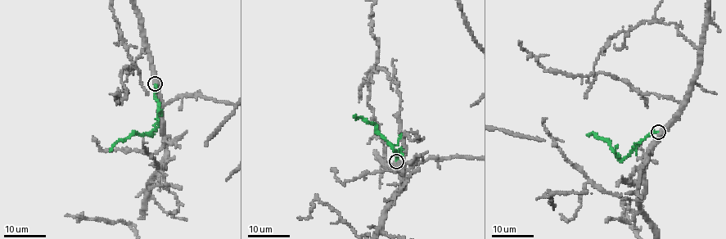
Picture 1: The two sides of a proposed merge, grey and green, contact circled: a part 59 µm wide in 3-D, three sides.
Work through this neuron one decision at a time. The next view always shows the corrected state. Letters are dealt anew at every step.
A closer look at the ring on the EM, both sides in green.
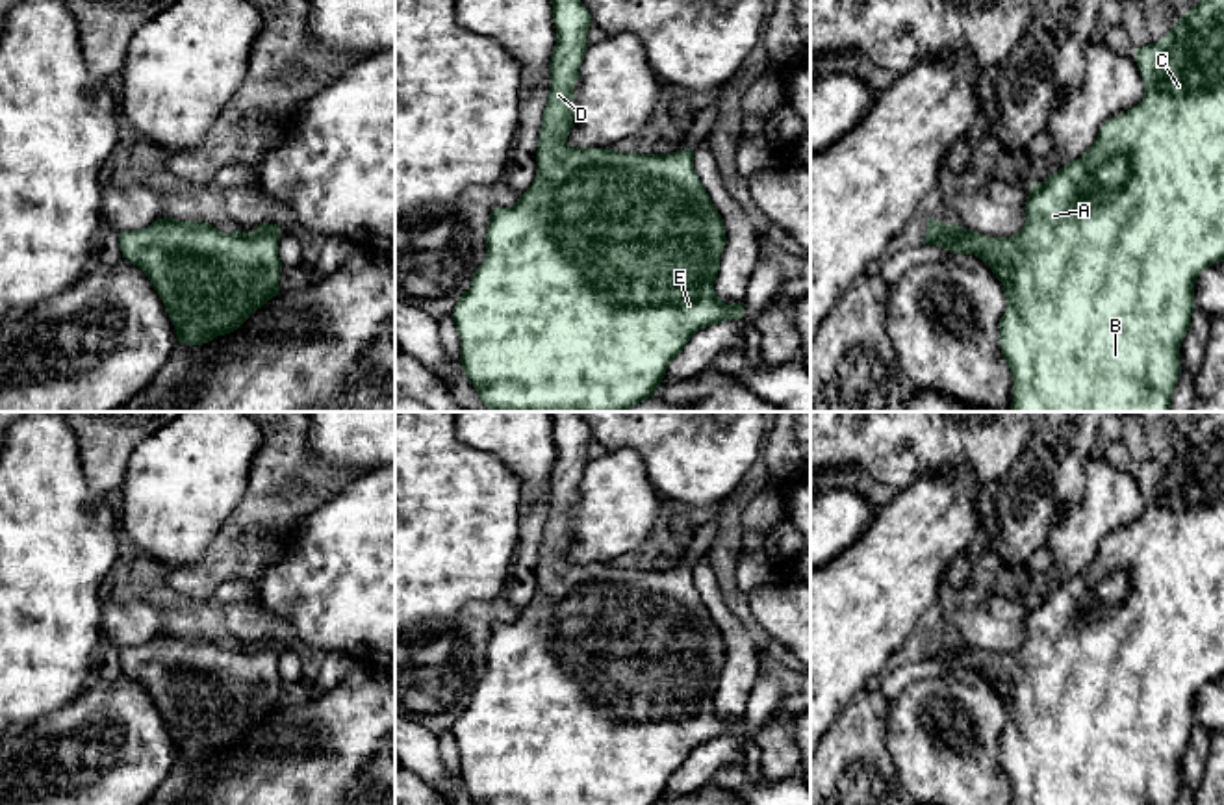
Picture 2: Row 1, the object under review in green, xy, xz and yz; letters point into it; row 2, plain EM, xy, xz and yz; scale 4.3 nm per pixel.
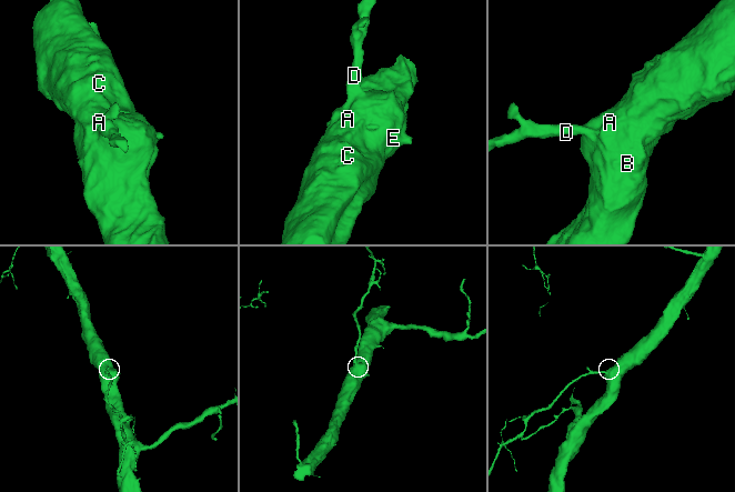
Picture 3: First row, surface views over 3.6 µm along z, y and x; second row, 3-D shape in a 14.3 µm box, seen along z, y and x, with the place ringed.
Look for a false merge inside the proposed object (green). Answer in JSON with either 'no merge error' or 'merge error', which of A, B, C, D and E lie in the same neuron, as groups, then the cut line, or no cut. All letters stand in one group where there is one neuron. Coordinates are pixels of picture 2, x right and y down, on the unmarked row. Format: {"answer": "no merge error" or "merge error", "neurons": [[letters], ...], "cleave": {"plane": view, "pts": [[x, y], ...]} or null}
{"answer": "no merge error", "neurons": [["A", "B", "C", "D", "E"]], "cleave": null}

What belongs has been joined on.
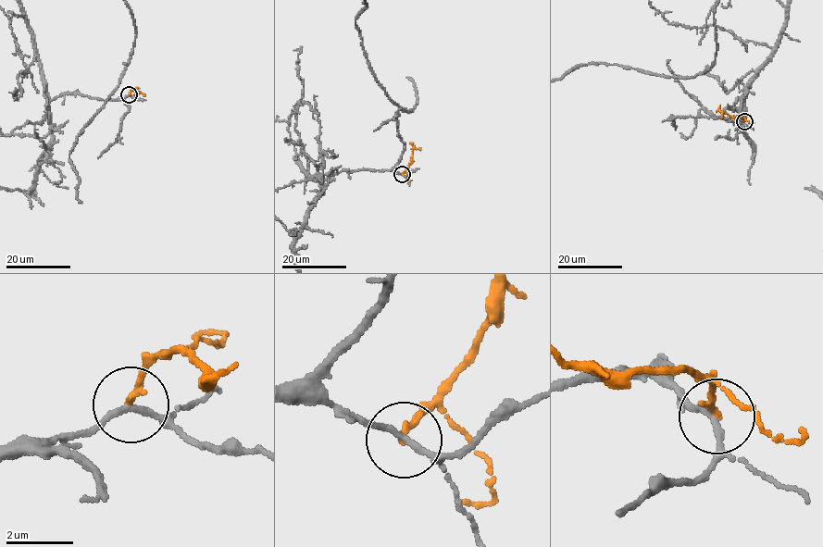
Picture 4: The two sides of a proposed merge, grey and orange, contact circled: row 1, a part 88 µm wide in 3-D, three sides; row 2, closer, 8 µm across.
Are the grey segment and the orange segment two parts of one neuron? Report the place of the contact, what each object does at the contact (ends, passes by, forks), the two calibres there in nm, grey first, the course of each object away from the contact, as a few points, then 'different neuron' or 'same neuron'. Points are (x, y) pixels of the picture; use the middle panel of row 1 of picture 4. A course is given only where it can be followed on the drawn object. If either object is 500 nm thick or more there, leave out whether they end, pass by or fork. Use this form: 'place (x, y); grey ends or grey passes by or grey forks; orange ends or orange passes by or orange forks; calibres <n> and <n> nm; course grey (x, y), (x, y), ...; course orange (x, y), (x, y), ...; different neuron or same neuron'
place (402, 174); grey passes by; orange ends; calibres 170 and 200 nm; course orange (402, 174), (407, 167), (412, 149), (420, 149); different neuron

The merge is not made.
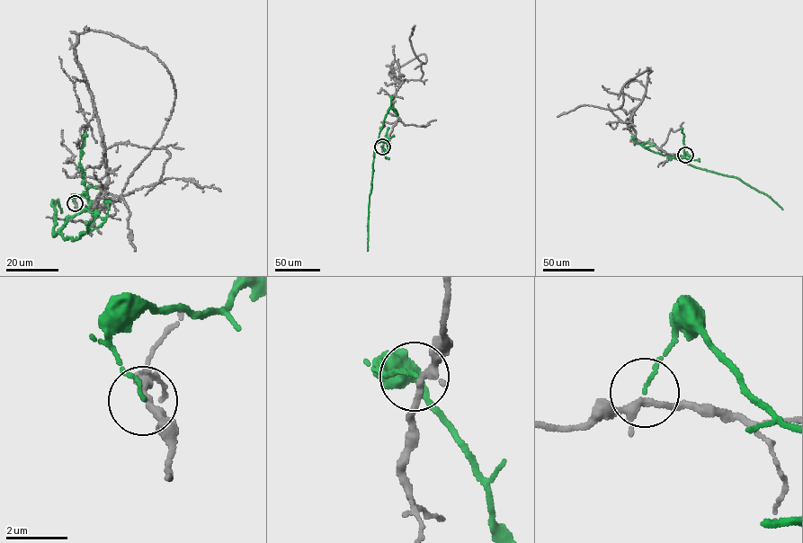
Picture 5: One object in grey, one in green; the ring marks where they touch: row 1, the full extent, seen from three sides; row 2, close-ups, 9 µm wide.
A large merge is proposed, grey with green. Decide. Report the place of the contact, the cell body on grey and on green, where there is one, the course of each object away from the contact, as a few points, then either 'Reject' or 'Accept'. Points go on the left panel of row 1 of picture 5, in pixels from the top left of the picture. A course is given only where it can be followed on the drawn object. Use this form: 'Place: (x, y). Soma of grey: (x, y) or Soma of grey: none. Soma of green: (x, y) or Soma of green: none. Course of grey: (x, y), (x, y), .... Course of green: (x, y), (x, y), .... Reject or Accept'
Place: (75, 203). Soma of grey: none. Soma of green: none. Course of grey: (75, 203), (111, 203), (90, 223), (92, 30), (173, 84), (122, 191), (135, 251). Course of green: (75, 203), (71, 198), (82, 193), (90, 201), (53, 235), (52, 200), (61, 212). Reject

